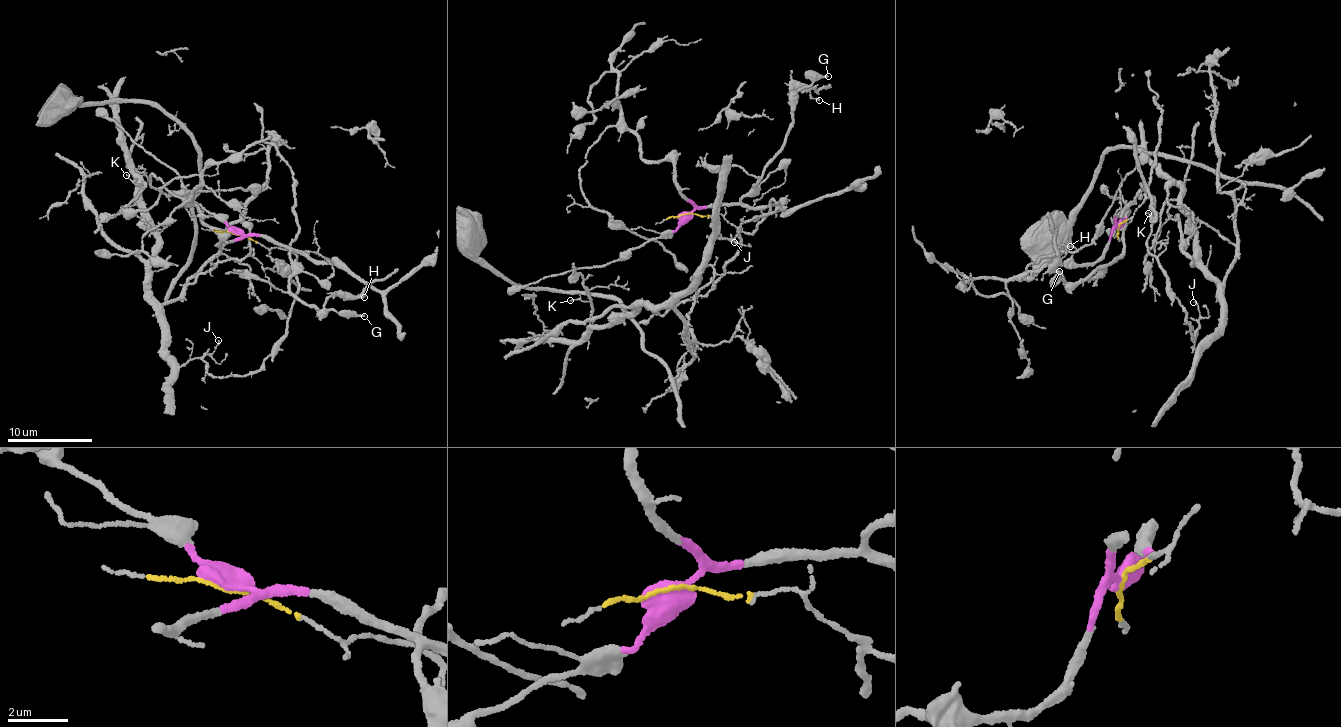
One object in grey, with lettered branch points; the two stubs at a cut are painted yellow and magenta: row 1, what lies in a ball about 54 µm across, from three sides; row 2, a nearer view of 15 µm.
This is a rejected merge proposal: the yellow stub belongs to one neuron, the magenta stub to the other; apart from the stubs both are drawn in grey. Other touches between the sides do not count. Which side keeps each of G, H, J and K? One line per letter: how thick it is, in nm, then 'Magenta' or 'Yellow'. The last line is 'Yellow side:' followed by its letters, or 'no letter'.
G: Thickness 190 nm. Magenta
H: Thickness 110 nm. Magenta
J: Thickness 100 nm. Yellow
K: Thickness 110 nm. Yellow
Yellow side: J, K

